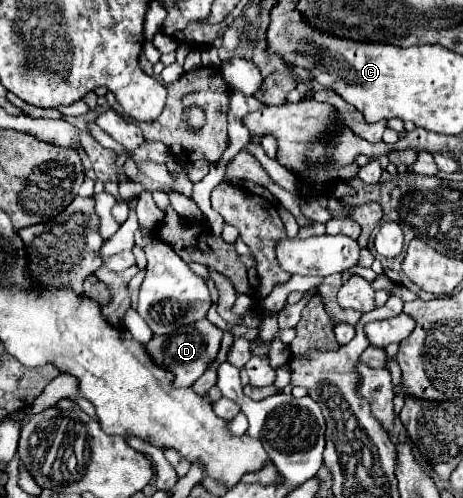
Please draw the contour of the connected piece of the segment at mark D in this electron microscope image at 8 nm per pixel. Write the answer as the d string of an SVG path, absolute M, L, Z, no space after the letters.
M201 320L201 322L191 324L189 328L183 326L175 332L171 332L171 334L153 336L145 344L145 350L153 358L153 362L157 362L159 368L169 370L175 376L175 380L173 380L175 388L189 388L205 372L207 364L215 360L215 356L219 352L219 346L221 346L221 336L223 336L223 330L219 330L209 320Z

